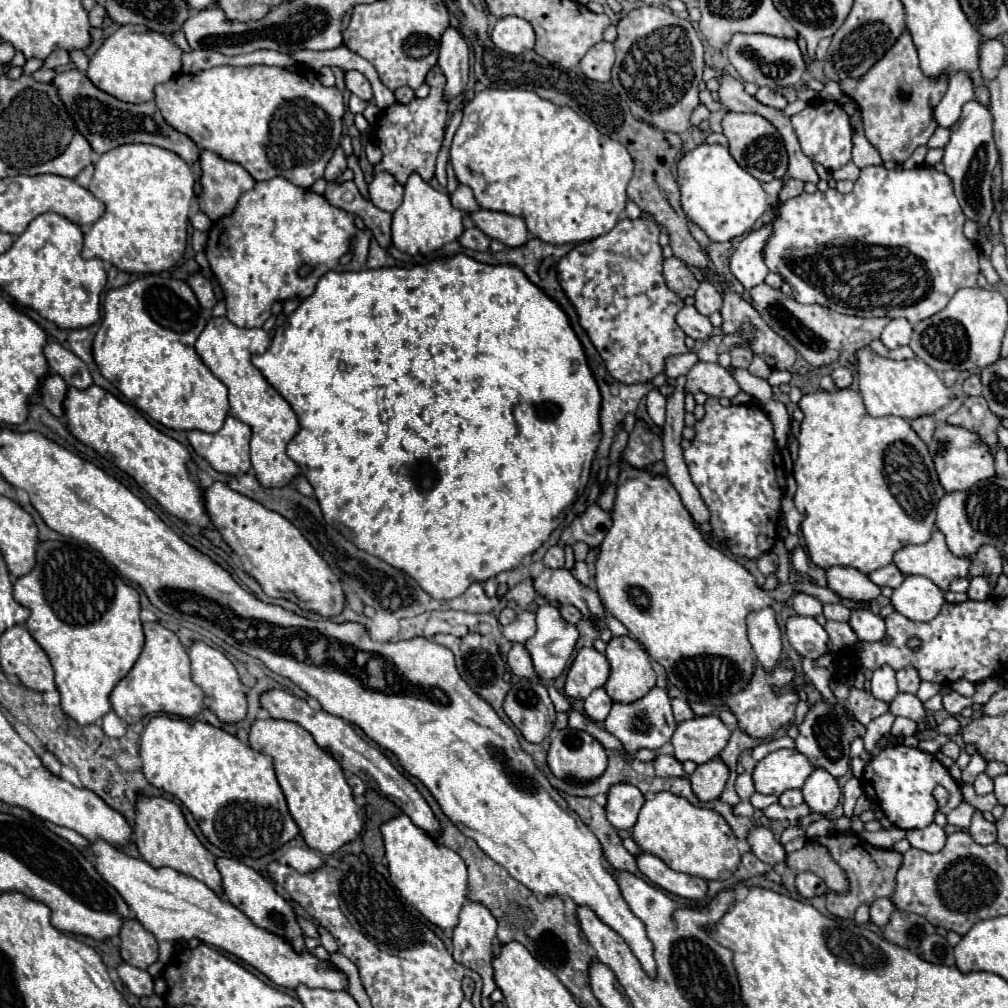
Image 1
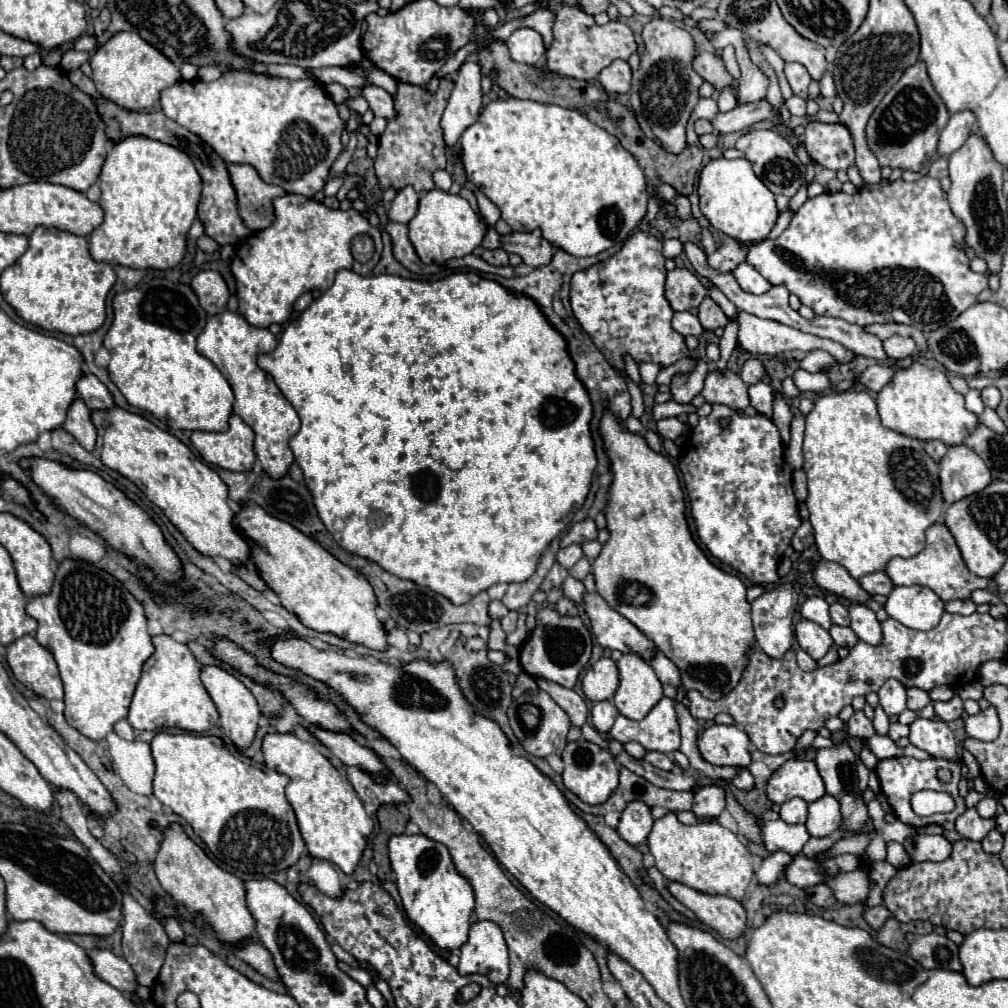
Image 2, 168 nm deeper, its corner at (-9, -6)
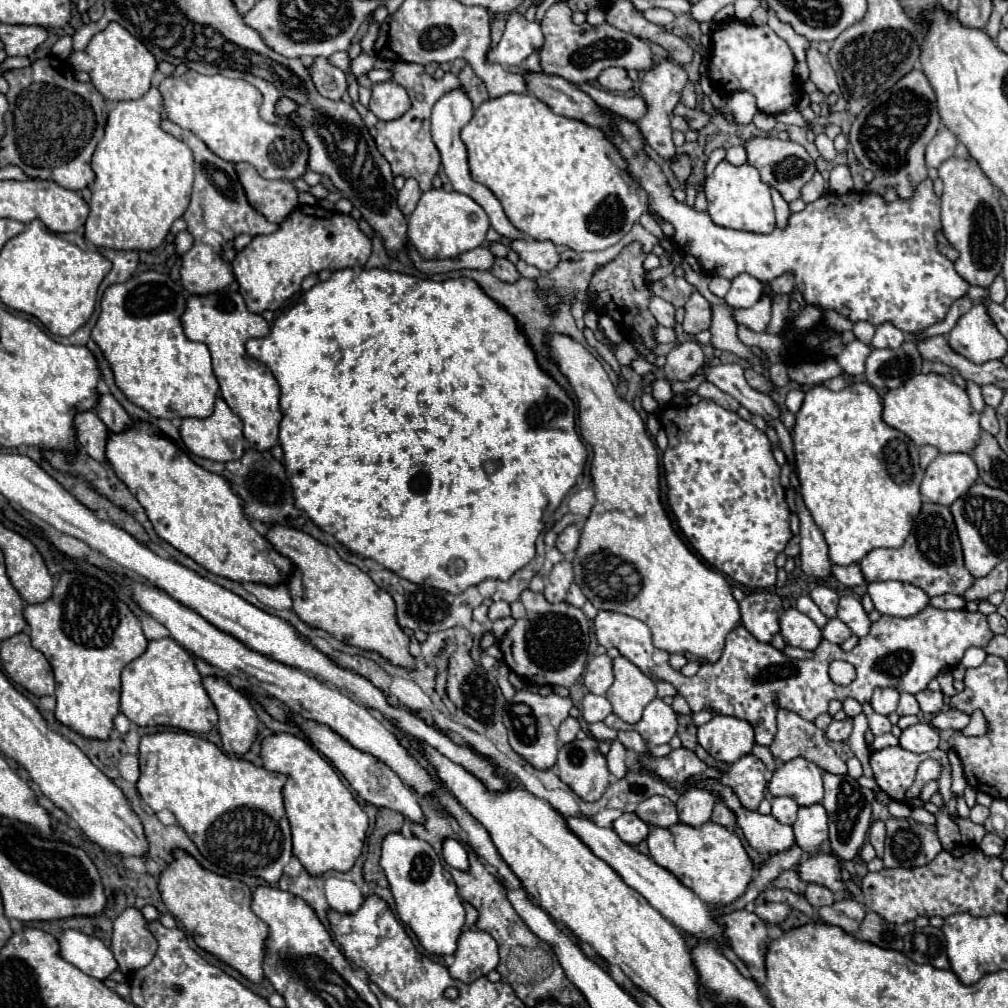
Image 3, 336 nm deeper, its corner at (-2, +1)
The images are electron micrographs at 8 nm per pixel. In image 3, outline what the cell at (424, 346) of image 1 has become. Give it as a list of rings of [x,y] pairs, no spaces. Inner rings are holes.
[[[343,268],[333,272],[329,280],[303,292],[297,304],[277,316],[269,336],[249,340],[245,348],[249,356],[263,362],[273,372],[281,386],[283,420],[279,442],[283,448],[287,478],[295,492],[295,506],[305,510],[321,530],[333,534],[351,552],[373,558],[387,570],[415,584],[459,594],[469,586],[477,586],[485,578],[509,580],[533,560],[535,540],[543,530],[545,508],[560,505],[565,494],[575,486],[577,476],[583,472],[587,450],[577,431],[573,400],[539,366],[515,316],[491,300],[471,278],[435,282],[381,268],[361,270],[359,274],[351,268]]]

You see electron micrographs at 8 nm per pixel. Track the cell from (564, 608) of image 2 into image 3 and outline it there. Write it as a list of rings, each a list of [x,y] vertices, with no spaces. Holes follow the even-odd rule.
[[[559,562],[553,566],[547,584],[545,584],[545,598],[547,602],[565,602],[565,594],[573,582],[573,564],[571,562]]]

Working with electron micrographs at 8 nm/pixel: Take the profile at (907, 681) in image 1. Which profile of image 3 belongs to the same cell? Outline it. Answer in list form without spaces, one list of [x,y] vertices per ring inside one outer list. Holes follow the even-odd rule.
[[[901,692],[901,700],[899,700],[897,714],[899,716],[903,716],[903,714],[919,714],[919,704],[917,704],[917,700],[915,700],[913,694]]]

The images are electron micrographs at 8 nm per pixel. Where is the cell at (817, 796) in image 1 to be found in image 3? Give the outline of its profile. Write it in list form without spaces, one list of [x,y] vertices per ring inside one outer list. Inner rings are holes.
[[[811,804],[811,806],[801,806],[797,820],[793,824],[795,830],[795,838],[797,844],[813,854],[817,852],[817,848],[829,838],[827,832],[827,812],[823,808],[823,804]]]

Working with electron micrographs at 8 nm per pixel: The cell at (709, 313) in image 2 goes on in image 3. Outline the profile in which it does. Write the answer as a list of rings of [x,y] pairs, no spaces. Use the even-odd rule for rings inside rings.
[[[693,292],[689,302],[685,304],[683,330],[689,334],[699,334],[709,326],[711,326],[711,304],[699,292]]]

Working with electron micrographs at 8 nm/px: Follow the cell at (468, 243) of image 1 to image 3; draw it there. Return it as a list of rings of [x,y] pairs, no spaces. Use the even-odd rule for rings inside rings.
[[[499,256],[495,258],[491,272],[493,272],[493,276],[497,276],[503,282],[515,282],[519,278],[517,268],[507,258],[499,258]]]

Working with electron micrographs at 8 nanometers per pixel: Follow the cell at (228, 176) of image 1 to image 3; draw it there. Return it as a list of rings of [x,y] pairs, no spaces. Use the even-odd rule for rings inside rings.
[[[237,162],[235,170],[249,204],[269,222],[279,224],[291,210],[295,210],[297,190],[291,182],[261,178],[247,162]]]

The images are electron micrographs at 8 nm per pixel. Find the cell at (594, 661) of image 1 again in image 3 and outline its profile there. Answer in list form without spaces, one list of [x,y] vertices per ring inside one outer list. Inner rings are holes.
[[[607,654],[595,656],[587,664],[583,682],[591,694],[605,694],[613,684],[613,660]]]

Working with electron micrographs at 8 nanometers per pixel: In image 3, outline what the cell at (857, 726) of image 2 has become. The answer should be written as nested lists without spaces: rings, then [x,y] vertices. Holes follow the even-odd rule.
[[[845,718],[845,720],[841,720],[841,722],[833,720],[833,722],[831,722],[831,726],[827,728],[825,736],[827,736],[829,740],[837,740],[837,742],[845,742],[845,740],[849,738],[851,730],[853,730],[853,718]]]

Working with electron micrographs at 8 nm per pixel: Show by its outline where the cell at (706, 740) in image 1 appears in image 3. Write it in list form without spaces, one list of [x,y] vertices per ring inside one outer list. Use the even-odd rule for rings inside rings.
[[[715,714],[707,724],[699,726],[697,742],[715,760],[727,764],[733,764],[739,758],[747,756],[755,746],[751,724],[723,714]]]

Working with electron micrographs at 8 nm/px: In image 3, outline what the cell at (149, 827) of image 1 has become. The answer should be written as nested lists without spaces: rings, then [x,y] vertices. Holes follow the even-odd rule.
[[[175,848],[171,856],[173,862],[169,862],[159,876],[159,892],[167,910],[183,922],[187,932],[193,934],[197,946],[239,970],[251,982],[259,982],[263,978],[261,962],[267,924],[263,924],[263,920],[259,920],[251,910],[251,888],[241,880],[205,870],[181,848]]]

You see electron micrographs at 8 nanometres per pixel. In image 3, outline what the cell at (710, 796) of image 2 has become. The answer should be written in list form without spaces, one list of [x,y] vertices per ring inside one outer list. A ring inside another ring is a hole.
[[[687,788],[685,794],[677,800],[679,820],[689,826],[701,826],[709,822],[711,812],[715,806],[715,796],[705,788]]]

